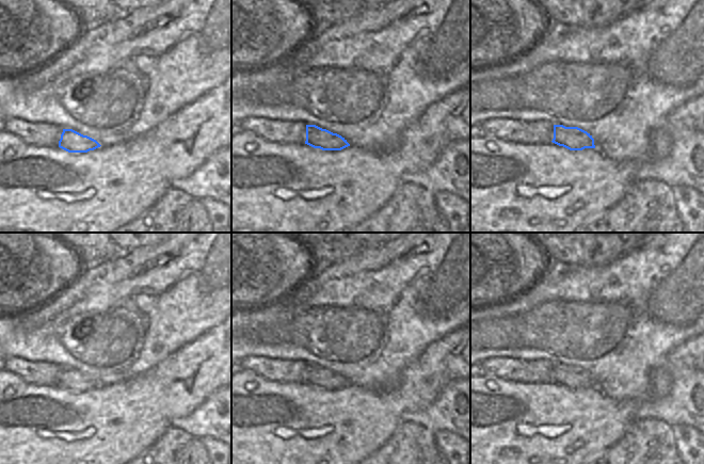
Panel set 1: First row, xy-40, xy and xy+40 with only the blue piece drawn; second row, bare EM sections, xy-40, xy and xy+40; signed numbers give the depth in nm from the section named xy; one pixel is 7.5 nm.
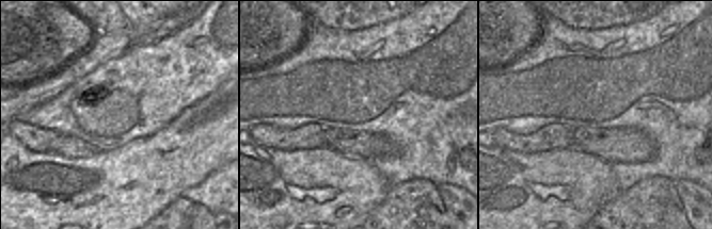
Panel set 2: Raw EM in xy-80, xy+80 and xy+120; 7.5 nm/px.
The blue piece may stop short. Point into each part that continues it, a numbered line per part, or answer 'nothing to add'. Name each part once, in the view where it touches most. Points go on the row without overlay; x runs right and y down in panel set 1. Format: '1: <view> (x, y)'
nothing to add

